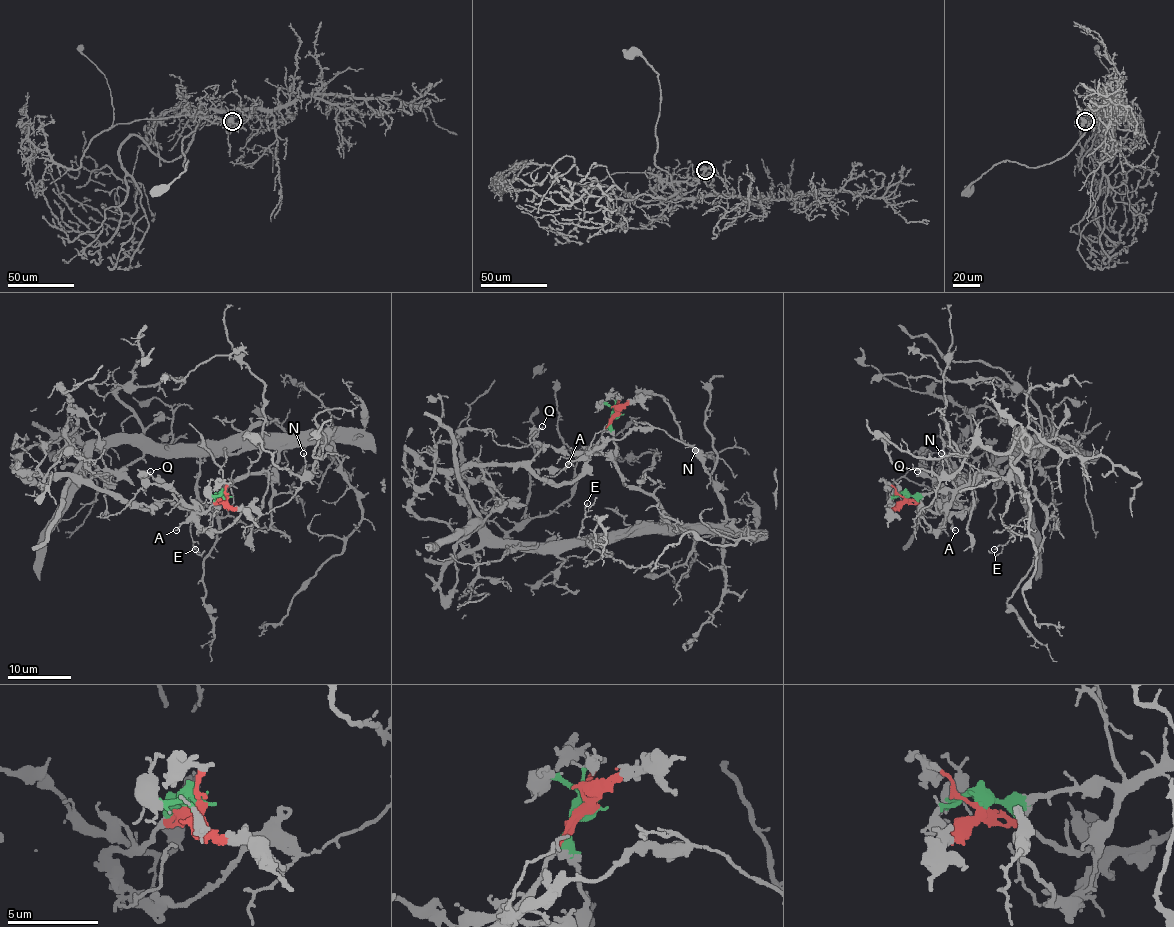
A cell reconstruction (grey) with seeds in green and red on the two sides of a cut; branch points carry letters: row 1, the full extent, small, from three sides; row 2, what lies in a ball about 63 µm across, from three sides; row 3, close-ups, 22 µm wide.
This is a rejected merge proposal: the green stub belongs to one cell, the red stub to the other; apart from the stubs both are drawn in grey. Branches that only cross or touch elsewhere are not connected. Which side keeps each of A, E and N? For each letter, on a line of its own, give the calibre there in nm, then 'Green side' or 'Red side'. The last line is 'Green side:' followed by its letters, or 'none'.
A: Thickness 240 nm. Red side
E: Thickness 130 nm. Green side
N: Thickness 140 nm. Green side
Green side: E, N

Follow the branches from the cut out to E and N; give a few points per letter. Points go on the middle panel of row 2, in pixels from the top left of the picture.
E: (617, 413), (615, 469), (657, 501), (669, 525), (611, 531), (588, 544), (579, 536), (587, 502)
N: (617, 413), (615, 469), (657, 501), (672, 531), (725, 518), (695, 450)

